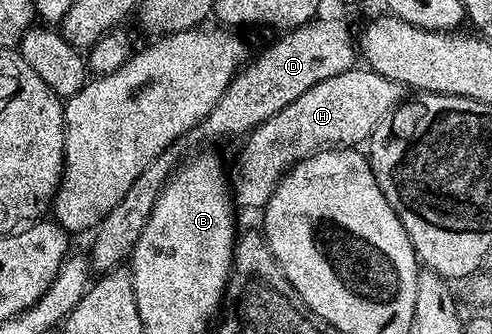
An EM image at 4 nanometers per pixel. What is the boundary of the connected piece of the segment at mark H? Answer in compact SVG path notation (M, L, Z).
M355 66L352 71L345 71L336 77L328 77L328 81L320 81L308 89L292 105L280 109L272 117L268 117L259 127L254 128L245 136L242 148L234 159L234 168L228 171L228 182L232 188L232 199L239 208L258 207L265 208L266 202L272 197L276 185L283 175L298 162L299 159L307 159L319 149L333 147L335 145L358 145L358 142L369 140L370 135L380 125L382 119L387 118L390 112L403 102L404 87L401 83L392 81L380 73L371 71L365 66Z

